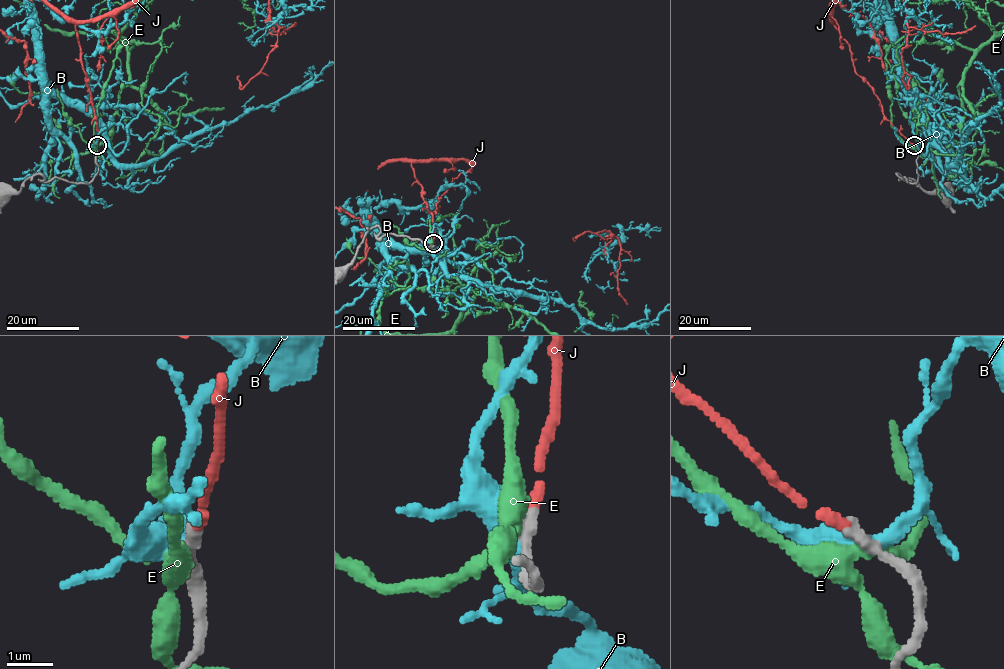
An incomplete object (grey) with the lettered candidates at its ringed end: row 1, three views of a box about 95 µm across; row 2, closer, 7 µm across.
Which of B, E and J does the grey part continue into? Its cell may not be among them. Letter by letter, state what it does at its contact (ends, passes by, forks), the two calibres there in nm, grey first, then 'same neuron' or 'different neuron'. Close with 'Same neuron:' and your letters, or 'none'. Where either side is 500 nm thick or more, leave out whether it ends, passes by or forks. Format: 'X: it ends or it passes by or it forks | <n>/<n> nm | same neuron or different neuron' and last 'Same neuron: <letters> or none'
B: it passes by | 340/400 nm | different neuron
E: it forks | 320/320 nm | different neuron
J: it ends | 280/200 nm | same neuron
Same neuron: J

